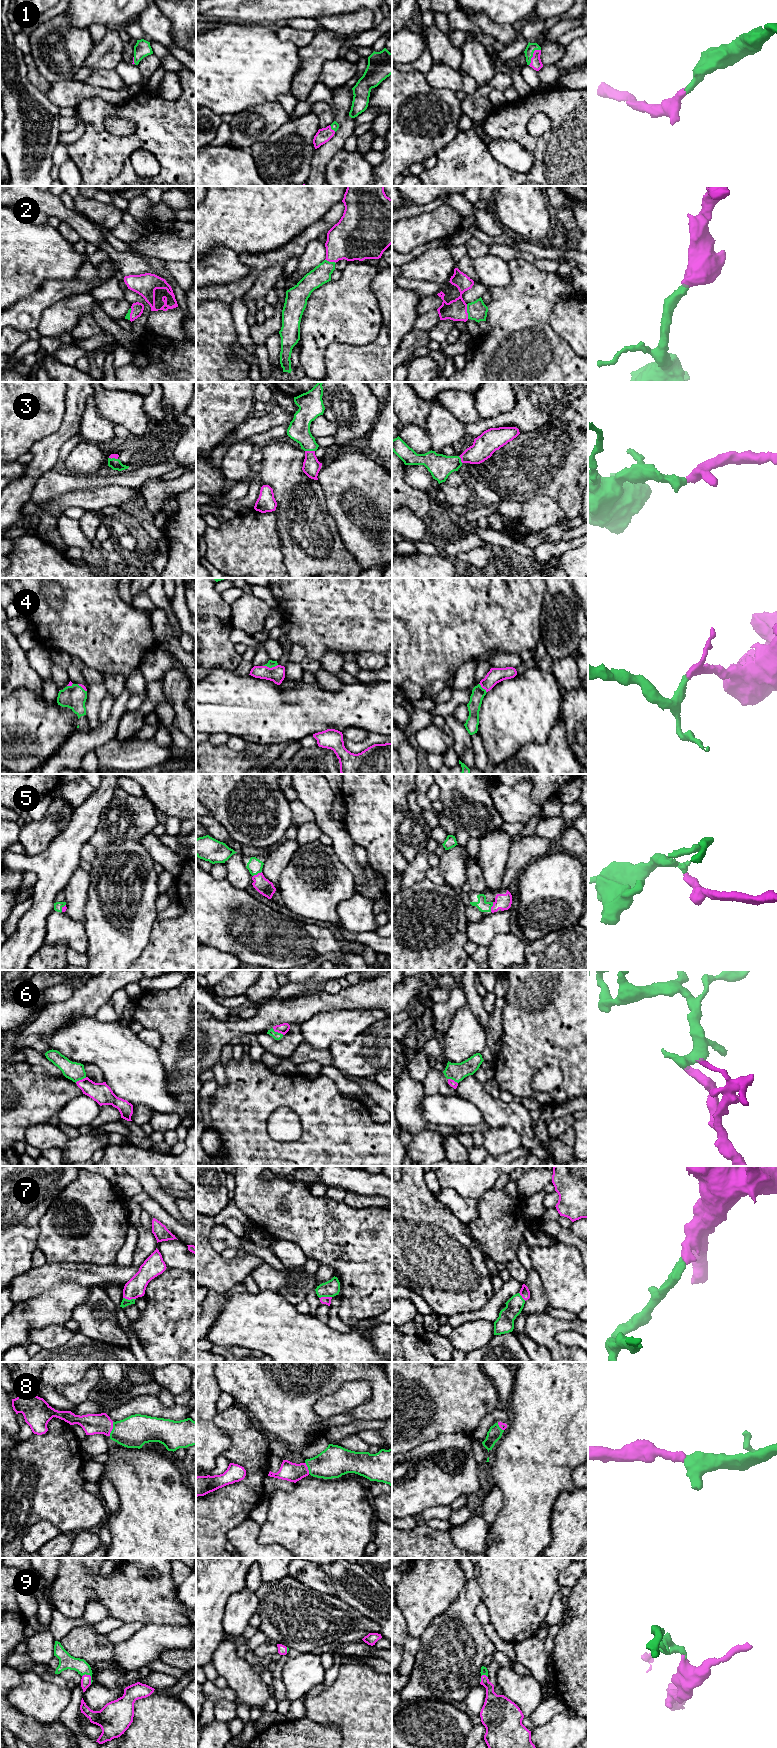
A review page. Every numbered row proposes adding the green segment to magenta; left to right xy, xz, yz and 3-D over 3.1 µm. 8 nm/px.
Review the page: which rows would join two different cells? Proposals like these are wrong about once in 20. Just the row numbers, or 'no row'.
no row

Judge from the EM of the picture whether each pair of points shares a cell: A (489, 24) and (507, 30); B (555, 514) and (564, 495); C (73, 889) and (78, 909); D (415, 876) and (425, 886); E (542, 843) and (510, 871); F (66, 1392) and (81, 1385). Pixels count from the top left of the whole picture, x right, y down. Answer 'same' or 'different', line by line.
A: same
B: different
C: same
D: different
E: same
F: same

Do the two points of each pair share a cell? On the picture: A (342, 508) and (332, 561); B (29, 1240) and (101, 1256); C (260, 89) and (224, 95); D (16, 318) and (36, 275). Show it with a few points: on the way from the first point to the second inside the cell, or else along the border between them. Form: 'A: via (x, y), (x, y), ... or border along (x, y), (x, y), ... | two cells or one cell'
A: border along (327, 510), (334, 520), (341, 541), (349, 552) | two cells
B: border along (40, 1219), (36, 1247) | two cells
C: via (251, 89), (233, 89) | one cell
D: border along (44, 281), (35, 292), (21, 298), (10, 307) | two cells

